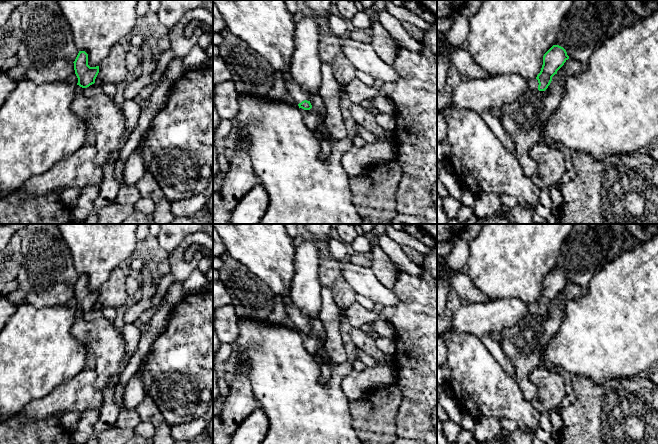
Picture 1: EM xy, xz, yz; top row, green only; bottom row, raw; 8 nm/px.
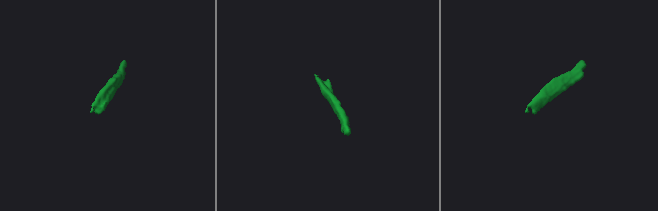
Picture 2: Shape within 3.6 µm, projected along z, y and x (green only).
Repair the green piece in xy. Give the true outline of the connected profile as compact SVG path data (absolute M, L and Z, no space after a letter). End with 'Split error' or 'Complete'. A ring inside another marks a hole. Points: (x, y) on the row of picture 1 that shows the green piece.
M79 51L74 63L75 74L78 83L82 88L87 88L95 83L95 79L99 73L99 66L90 67L88 65L88 54L85 51Z. Complete

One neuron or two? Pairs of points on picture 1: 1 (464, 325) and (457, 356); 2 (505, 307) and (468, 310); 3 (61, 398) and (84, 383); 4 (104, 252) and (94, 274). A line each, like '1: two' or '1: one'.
1: two
2: one
3: one
4: one

